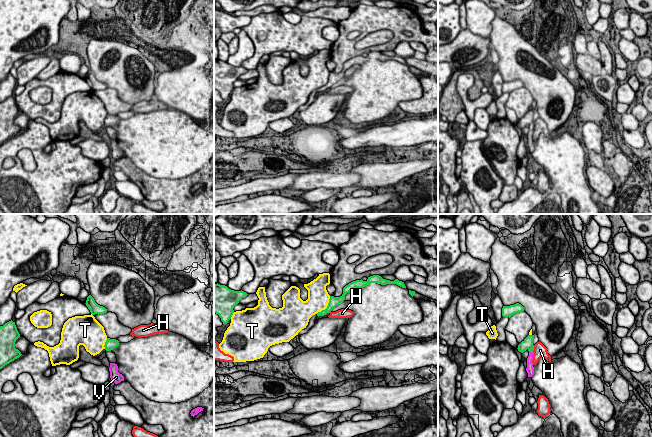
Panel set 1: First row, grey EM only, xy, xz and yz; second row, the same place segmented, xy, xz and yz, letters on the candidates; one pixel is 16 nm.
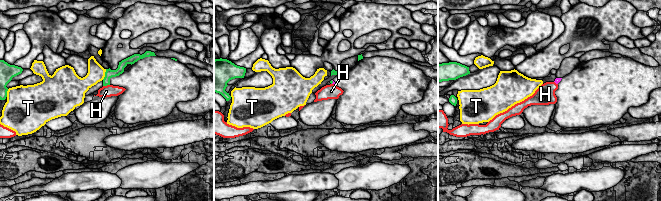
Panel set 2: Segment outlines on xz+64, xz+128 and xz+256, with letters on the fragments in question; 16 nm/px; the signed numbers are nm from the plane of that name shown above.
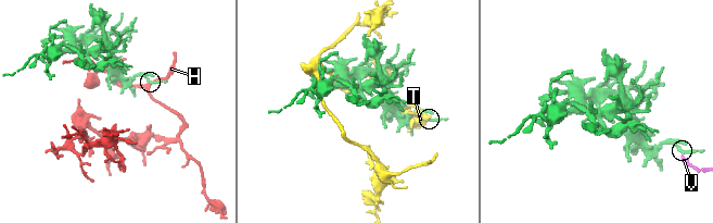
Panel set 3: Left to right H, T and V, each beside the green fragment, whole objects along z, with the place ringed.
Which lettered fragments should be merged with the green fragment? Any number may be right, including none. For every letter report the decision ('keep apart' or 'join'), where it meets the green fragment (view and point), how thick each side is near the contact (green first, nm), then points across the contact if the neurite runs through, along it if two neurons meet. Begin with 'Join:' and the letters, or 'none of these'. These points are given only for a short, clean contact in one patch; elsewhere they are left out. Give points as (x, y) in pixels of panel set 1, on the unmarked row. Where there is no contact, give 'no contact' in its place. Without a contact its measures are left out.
Join: V
H: keep apart | yz (533, 124) | 160/200 nm
T: keep apart | xz (327, 83) | 160/360 nm
V: join | yz (531, 127) | 160/100 nm | across yz (528, 117), (531, 127), (529, 136)

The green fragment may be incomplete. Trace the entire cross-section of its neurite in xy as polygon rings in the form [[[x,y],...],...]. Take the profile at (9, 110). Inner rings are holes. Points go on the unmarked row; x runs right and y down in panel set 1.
[[[12,96],[0,102],[0,145],[22,131],[15,124],[15,118],[19,113],[20,110]]]

